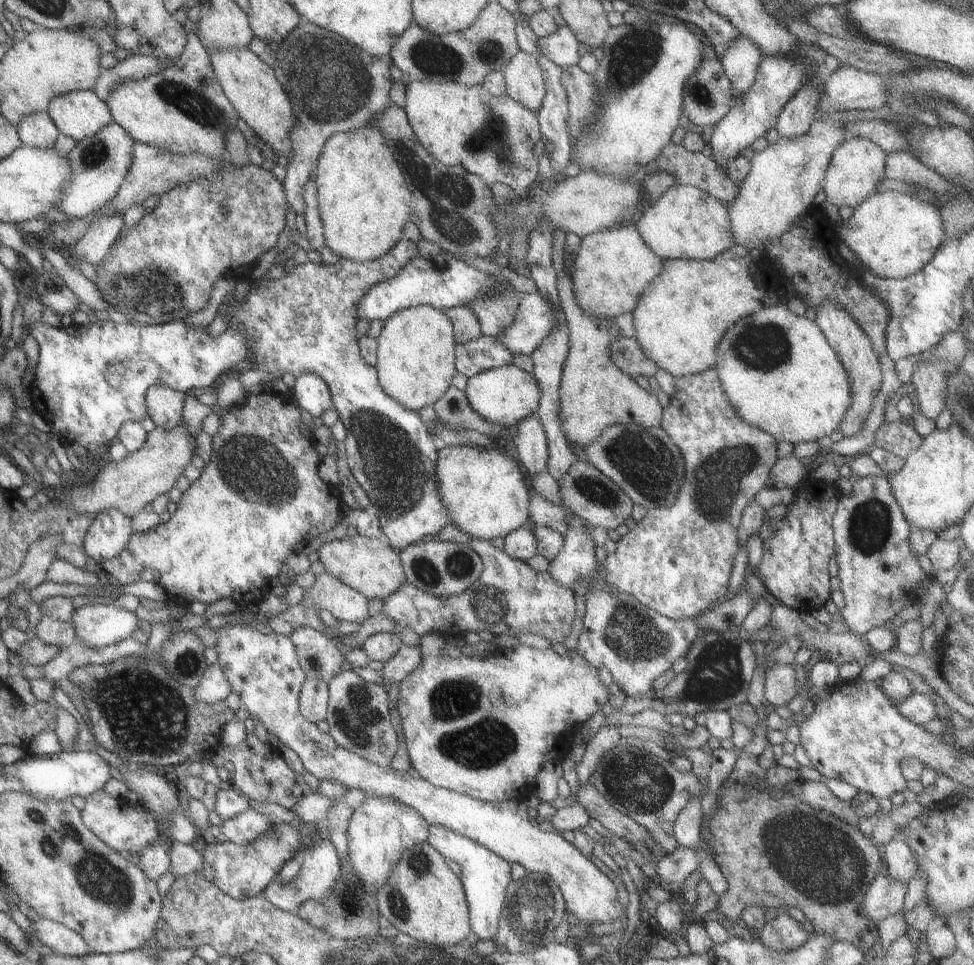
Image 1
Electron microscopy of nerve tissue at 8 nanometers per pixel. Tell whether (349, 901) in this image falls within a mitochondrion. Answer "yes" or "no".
yes

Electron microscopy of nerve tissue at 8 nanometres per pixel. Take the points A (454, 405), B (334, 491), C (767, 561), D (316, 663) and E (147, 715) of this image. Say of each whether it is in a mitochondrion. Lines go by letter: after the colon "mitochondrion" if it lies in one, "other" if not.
A: other
B: other
C: other
D: mitochondrion
E: mitochondrion

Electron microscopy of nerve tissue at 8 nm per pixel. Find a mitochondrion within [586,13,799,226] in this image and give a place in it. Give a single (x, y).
(701, 95)

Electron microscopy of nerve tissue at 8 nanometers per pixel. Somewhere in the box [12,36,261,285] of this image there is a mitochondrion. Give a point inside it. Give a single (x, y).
(192, 100)

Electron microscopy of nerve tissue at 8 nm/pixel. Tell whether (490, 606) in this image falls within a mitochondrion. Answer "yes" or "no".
yes

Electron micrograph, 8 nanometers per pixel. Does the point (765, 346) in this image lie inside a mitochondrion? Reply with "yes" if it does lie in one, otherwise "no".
yes

